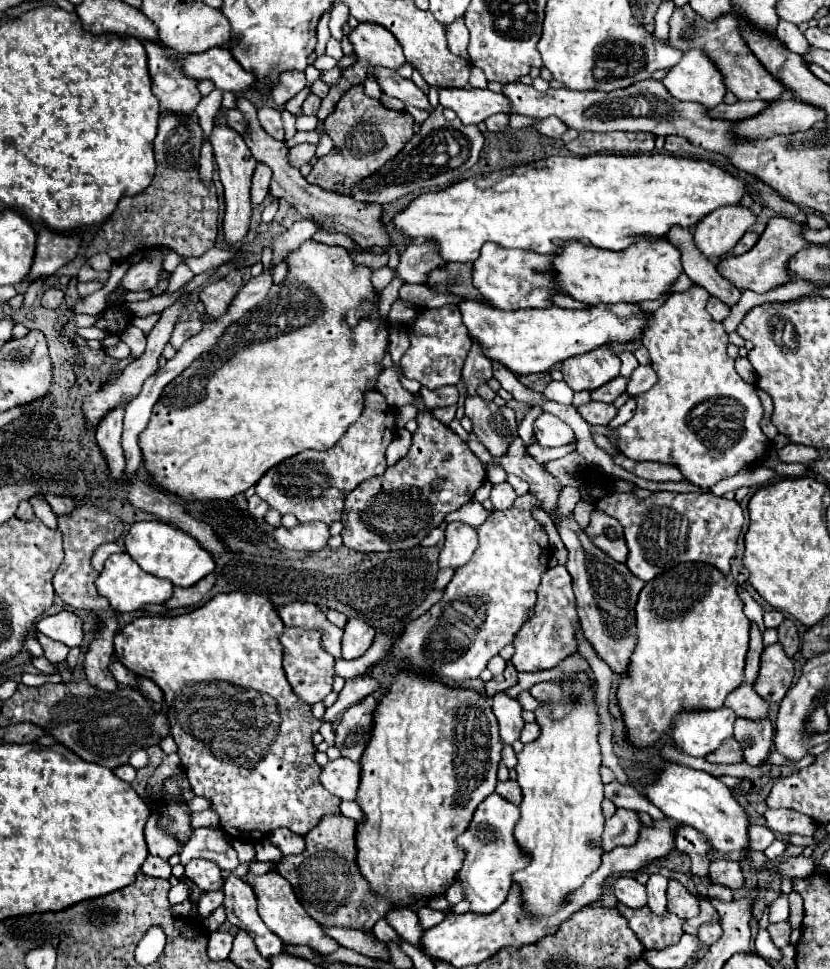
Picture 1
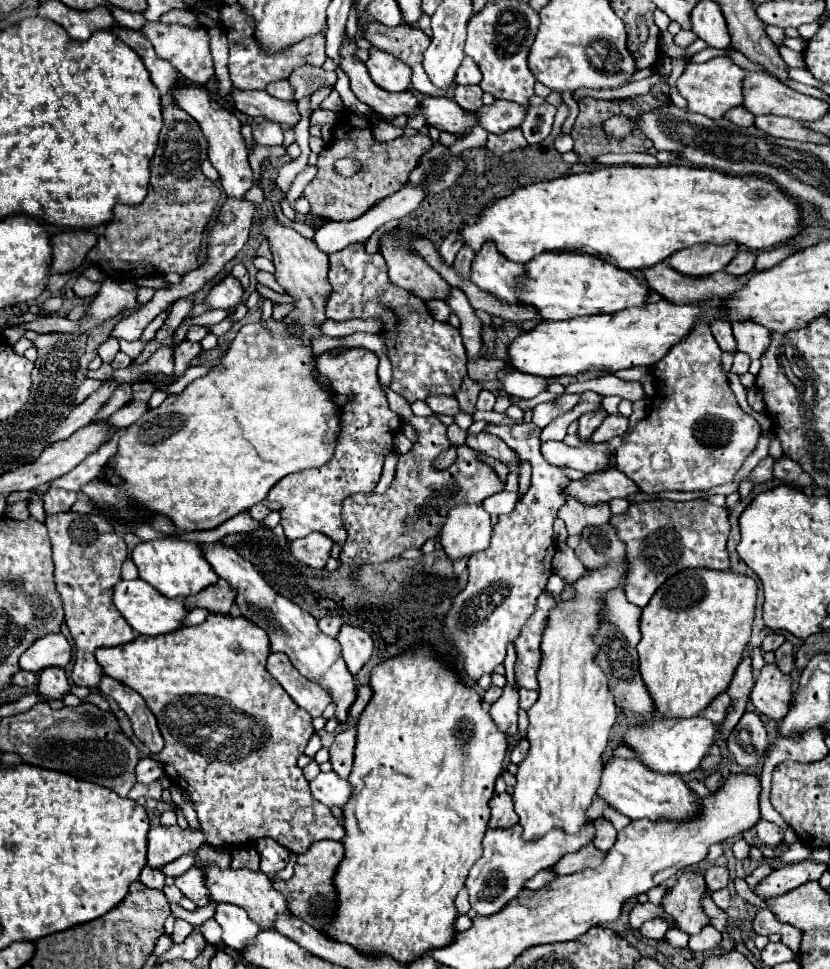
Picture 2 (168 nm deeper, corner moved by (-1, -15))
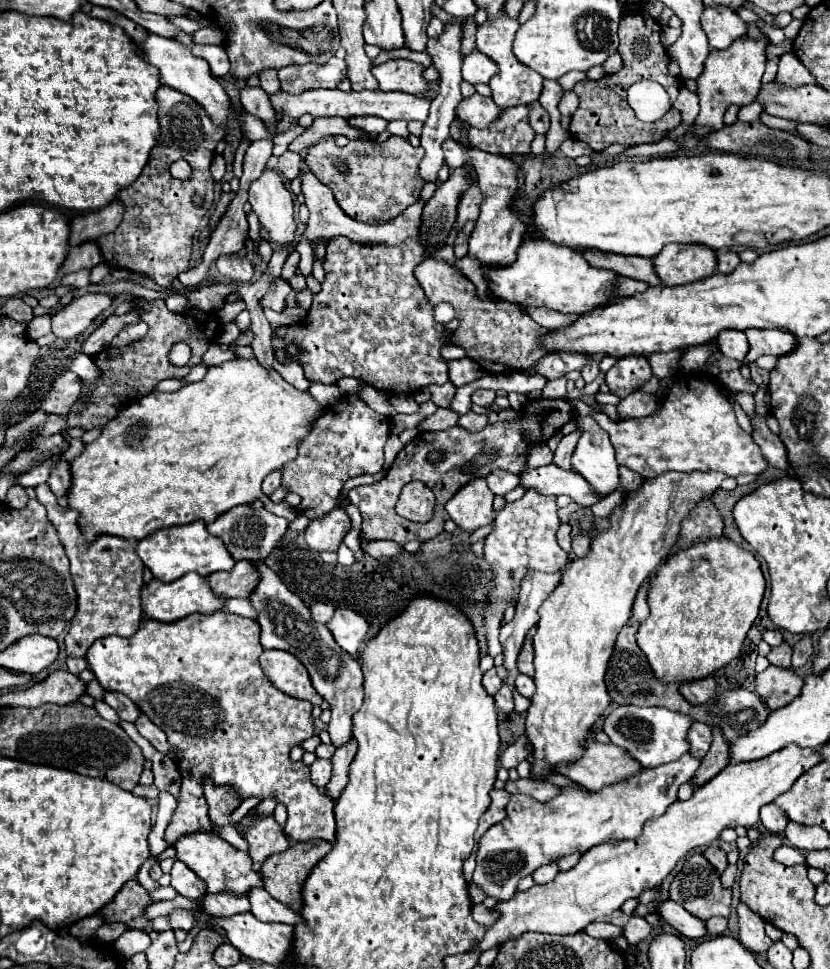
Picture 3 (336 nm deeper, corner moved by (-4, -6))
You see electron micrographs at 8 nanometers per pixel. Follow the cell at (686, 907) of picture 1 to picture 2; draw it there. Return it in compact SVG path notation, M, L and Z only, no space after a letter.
M684 872L680 874L678 882L664 894L662 908L674 918L682 932L698 934L704 926L710 924L710 918L702 906L706 890L708 888L702 874Z

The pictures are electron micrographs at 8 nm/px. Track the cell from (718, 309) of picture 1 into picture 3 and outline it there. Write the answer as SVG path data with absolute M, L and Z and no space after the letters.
M721 331L717 337L717 345L725 357L737 359L737 361L745 359L749 351L749 343L743 331Z

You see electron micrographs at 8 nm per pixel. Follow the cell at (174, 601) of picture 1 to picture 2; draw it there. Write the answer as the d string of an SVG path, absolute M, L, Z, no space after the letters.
M218 580L216 584L204 588L204 592L198 592L196 596L186 598L186 608L206 608L214 614L228 614L232 604L236 600L236 590L230 588L226 580Z

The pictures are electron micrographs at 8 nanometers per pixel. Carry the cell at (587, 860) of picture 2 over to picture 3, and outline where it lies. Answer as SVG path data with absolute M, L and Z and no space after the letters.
M549 863L549 865L539 867L539 871L533 873L533 879L535 879L535 883L549 883L557 873L559 873L559 865L557 863Z

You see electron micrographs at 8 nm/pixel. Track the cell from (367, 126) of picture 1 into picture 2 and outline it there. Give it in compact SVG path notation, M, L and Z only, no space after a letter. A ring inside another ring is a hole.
M342 112L342 122L334 128L334 140L318 154L318 174L304 188L304 198L310 202L312 212L326 212L330 220L356 220L366 214L372 206L376 206L382 198L398 192L406 182L410 172L418 166L418 160L432 148L432 140L428 136L416 134L414 138L396 138L392 142L376 142L370 132L370 122L354 112ZM338 158L356 158L362 162L362 170L352 178L344 178L334 172L334 162Z

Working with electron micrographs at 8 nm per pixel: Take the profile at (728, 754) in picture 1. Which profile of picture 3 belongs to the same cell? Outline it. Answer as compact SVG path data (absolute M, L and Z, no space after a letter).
M693 723L687 735L689 743L691 743L691 755L695 755L699 761L707 755L709 747L711 747L711 727L705 723Z

